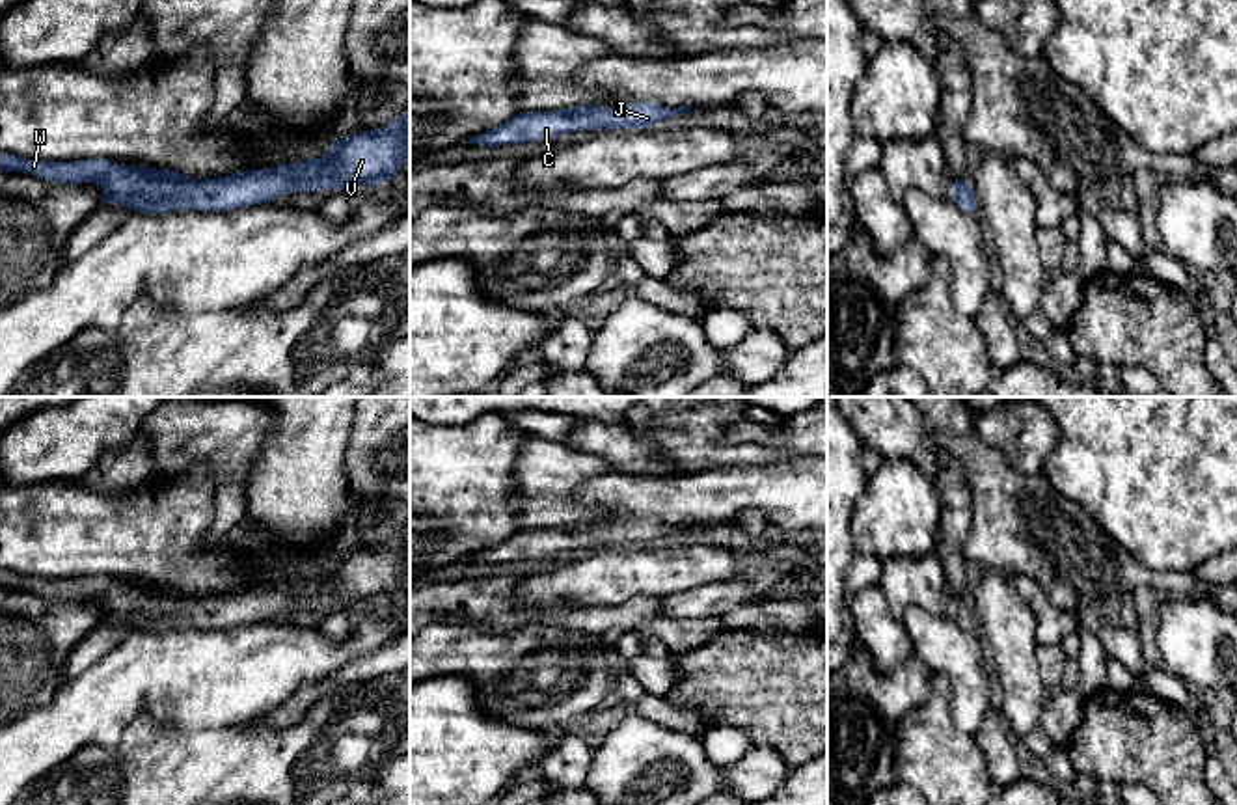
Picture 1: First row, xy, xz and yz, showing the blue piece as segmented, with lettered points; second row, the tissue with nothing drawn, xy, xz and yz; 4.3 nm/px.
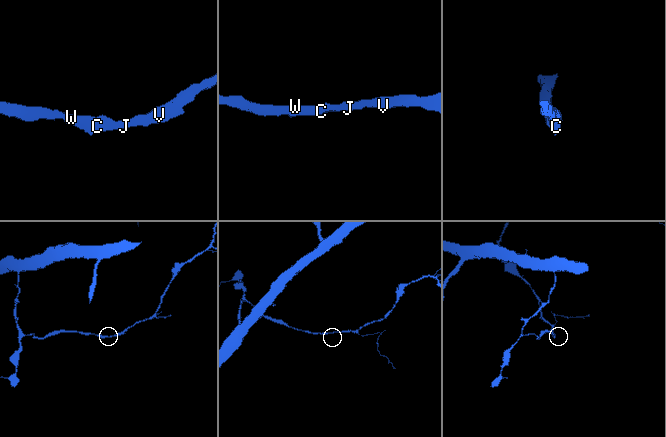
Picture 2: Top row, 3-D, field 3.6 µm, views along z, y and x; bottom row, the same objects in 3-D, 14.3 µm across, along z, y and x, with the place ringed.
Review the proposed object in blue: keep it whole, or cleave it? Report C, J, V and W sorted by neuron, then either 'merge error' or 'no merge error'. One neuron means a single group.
groups C J V W; no merge error

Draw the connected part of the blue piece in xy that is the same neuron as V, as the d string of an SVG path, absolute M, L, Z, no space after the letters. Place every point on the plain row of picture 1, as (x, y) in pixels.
M410 527L401 531L389 542L380 548L360 546L347 557L337 555L330 565L326 576L306 576L296 581L279 581L276 587L246 587L235 589L218 596L197 598L177 587L160 589L151 583L125 583L108 580L102 576L88 576L75 580L43 580L28 578L9 570L0 570L0 587L24 589L54 600L101 600L104 613L99 621L121 621L134 626L134 632L155 632L170 628L233 628L248 622L265 622L278 613L300 611L304 607L337 609L341 606L352 606L354 609L361 600L373 606L389 600L399 589L404 578L410 576Z

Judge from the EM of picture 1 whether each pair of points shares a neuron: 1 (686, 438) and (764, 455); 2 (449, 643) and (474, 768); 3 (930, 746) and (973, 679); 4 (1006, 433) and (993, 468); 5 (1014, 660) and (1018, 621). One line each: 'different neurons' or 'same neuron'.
1: same neuron
2: different neurons
3: different neurons
4: different neurons
5: same neuron

